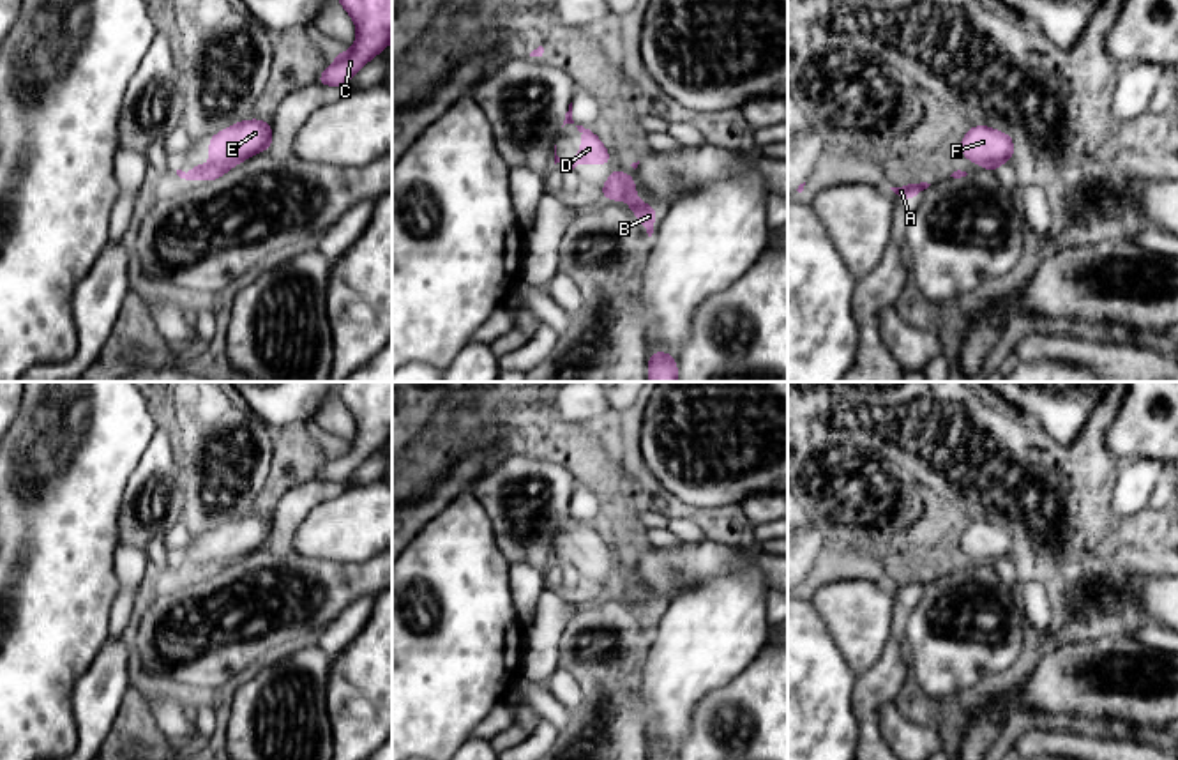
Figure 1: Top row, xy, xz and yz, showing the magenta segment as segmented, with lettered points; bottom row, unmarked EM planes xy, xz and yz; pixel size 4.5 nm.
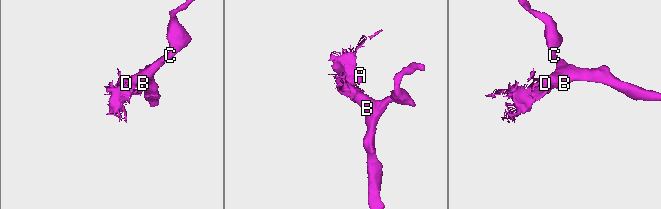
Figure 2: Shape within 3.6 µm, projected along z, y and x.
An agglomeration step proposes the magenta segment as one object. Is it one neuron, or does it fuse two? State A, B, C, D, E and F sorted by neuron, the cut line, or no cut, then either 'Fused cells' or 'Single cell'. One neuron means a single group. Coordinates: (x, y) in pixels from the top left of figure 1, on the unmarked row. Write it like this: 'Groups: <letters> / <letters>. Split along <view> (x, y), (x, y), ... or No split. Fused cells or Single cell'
Groups: A B C D E F. No split. Single cell

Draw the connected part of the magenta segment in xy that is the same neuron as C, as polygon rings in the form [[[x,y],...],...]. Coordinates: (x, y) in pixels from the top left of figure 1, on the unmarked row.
[[[341,382],[337,396],[357,422],[357,437],[351,445],[337,449],[318,481],[346,481],[392,437],[392,382]]]

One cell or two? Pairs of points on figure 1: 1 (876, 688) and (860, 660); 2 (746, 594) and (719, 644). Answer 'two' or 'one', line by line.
1: two
2: one

